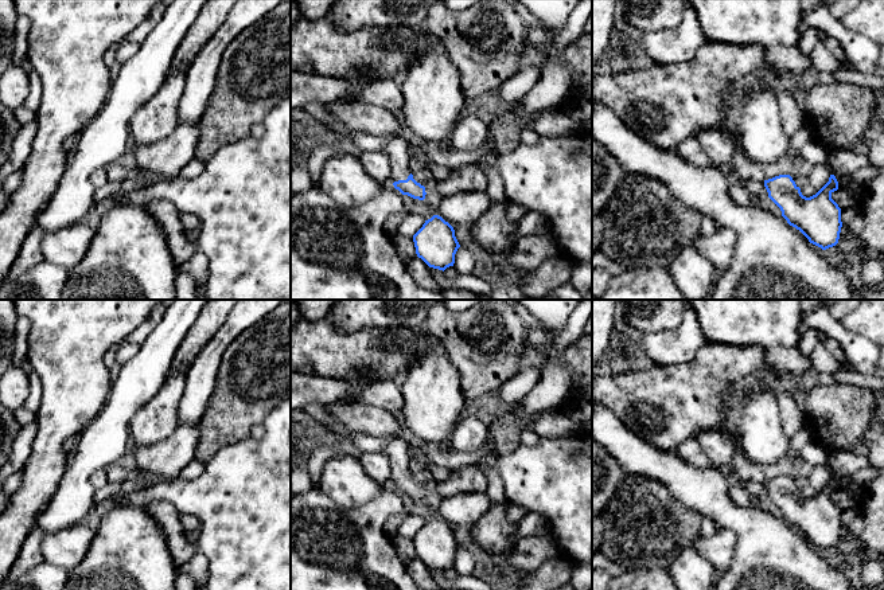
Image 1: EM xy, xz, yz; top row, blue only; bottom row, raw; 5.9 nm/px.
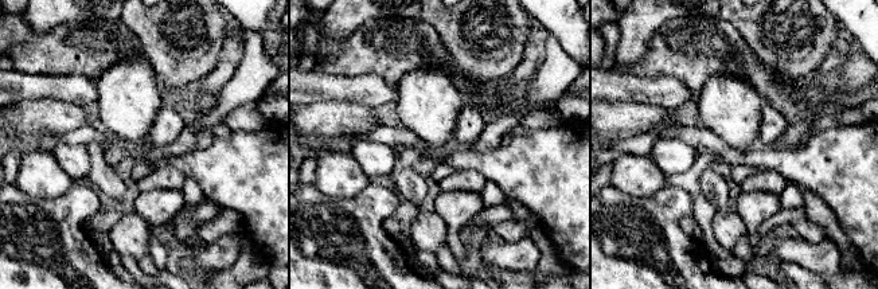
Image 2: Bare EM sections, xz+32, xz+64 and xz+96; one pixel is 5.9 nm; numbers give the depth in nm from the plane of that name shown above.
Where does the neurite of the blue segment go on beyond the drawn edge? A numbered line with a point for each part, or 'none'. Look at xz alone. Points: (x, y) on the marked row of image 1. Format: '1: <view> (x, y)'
1: xz (397, 148)

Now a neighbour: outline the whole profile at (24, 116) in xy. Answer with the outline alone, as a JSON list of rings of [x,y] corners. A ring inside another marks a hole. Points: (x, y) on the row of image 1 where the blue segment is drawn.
[[[24,105],[20,108],[16,108],[13,110],[13,114],[22,126],[35,120],[35,112],[28,110]]]

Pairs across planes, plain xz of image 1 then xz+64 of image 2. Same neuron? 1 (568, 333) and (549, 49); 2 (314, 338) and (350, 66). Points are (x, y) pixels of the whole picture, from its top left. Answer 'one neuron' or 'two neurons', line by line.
1: one neuron
2: one neuron

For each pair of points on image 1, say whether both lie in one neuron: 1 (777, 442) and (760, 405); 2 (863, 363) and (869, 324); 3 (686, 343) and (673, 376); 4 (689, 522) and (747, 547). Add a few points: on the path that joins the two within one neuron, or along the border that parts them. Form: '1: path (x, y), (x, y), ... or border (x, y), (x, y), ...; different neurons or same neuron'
1: path (767, 433), (760, 426), (760, 414); same neuron
2: border (840, 320), (846, 329), (869, 340); different neurons
3: border (703, 344), (696, 356), (689, 362), (657, 366); different neurons
4: border (677, 497), (704, 516); different neurons

